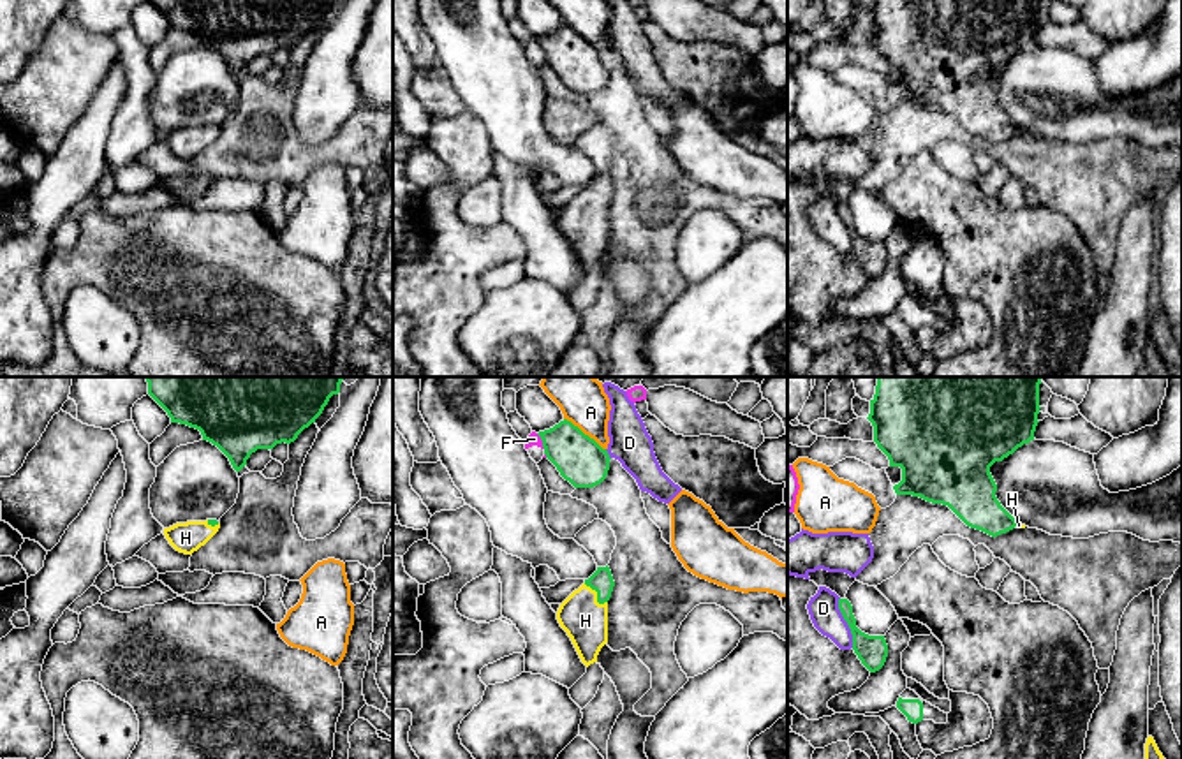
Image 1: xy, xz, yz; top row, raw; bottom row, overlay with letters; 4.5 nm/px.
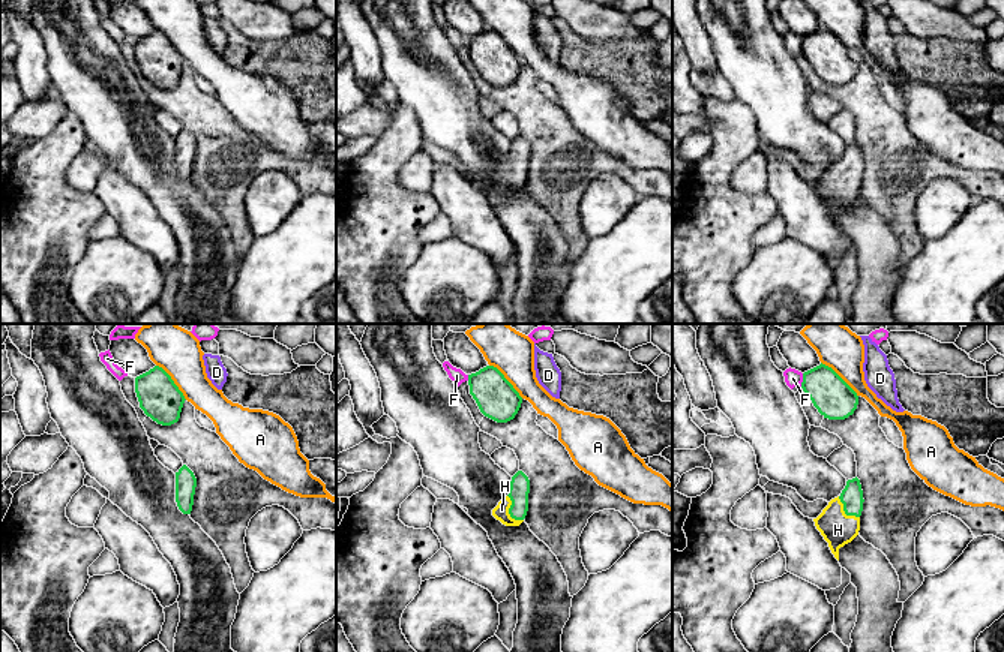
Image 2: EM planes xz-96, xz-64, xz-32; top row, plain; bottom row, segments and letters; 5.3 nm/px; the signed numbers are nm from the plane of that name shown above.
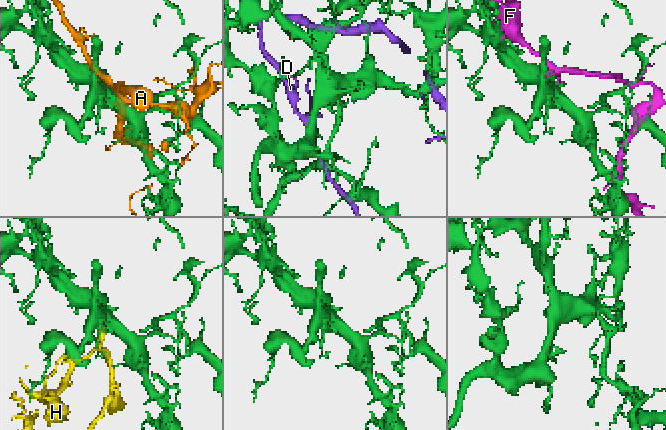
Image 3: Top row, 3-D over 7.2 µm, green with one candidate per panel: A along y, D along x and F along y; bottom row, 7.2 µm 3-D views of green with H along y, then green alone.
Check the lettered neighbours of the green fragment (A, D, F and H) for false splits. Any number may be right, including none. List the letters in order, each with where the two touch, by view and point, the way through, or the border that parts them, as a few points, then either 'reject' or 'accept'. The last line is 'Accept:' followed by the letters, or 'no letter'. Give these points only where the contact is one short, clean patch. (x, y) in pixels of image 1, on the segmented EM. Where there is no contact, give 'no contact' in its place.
A: meets green in xz at (583, 434); reject
D: meets green in yz at (846, 620); reject
F: meets green in xz at (541, 439); reject
H: meets green in xz at (598, 596); runs through xz (601, 580), (598, 596), (587, 606), (585, 620); accept
Accept: H

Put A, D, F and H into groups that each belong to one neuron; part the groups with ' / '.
A / D / F / H

